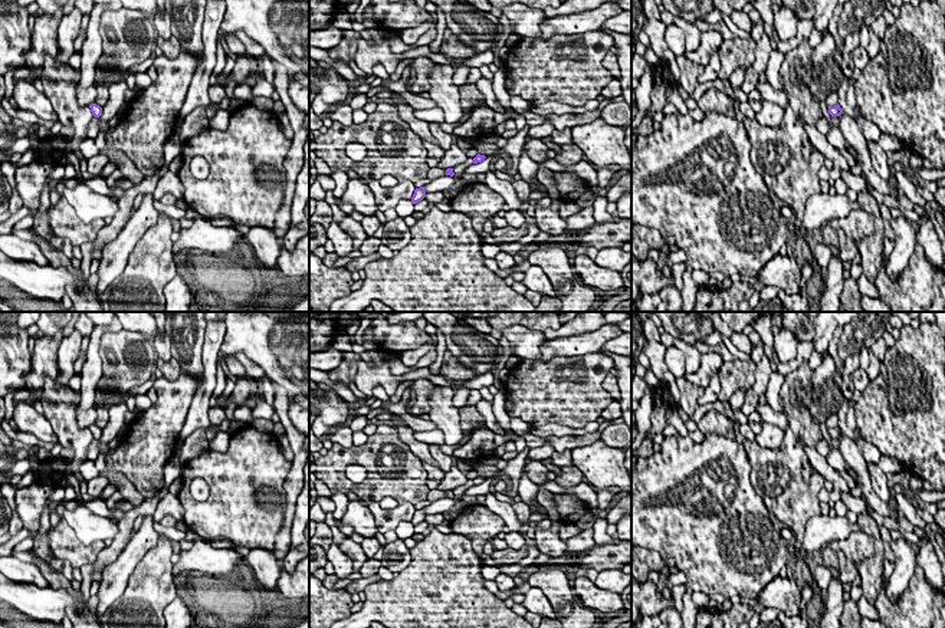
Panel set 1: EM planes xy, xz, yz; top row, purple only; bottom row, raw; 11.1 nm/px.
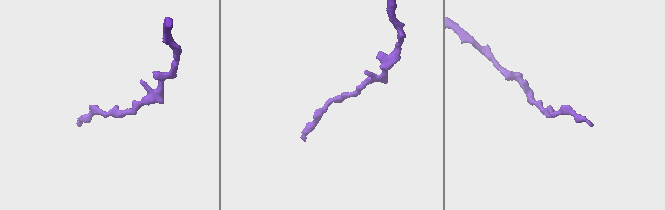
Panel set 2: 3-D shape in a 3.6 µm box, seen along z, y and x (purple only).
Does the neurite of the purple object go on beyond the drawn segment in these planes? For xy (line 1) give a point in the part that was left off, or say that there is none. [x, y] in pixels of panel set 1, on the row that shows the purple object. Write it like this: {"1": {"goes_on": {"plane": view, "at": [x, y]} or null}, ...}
{"1": {"goes_on": null}}

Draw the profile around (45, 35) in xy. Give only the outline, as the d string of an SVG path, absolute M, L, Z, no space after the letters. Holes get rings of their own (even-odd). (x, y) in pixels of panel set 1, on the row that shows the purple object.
M62 9L56 13L43 13L35 20L35 29L32 33L30 50L24 53L26 66L42 76L42 66L45 57L49 55L53 59L59 56L58 46L58 27L63 17Z

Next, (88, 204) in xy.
M79 183L75 188L65 187L62 197L68 200L83 223L114 217L119 210L118 203L109 195L95 193L85 183Z

